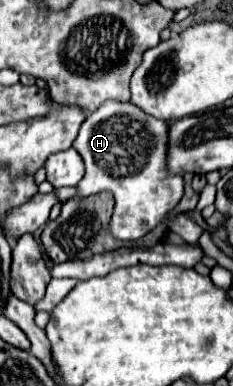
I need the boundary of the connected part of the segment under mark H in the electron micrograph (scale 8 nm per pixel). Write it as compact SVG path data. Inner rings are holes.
M106 100L84 120L74 140L74 148L86 164L86 174L78 184L78 194L84 198L108 190L116 198L110 228L118 240L142 238L156 228L184 196L182 176L170 174L166 164L168 122L142 112L132 102Z

